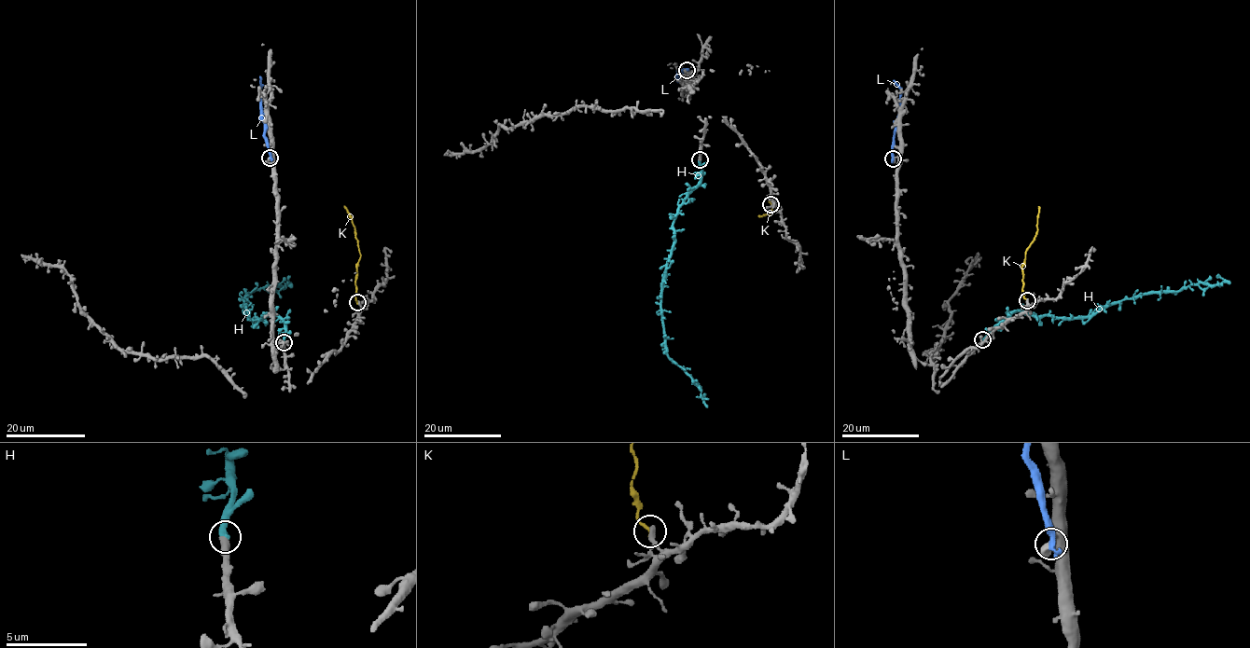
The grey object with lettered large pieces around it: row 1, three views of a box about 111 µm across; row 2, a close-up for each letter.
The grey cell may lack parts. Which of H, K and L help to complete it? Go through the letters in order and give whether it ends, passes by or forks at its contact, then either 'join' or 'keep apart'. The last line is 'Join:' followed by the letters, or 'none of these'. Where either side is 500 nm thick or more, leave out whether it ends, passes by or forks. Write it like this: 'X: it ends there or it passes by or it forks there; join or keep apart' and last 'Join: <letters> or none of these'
H: it ends there; join
K: it ends there; keep apart
L: keep apart
Join: H

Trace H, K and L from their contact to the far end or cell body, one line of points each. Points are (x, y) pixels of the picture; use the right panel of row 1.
H: (983, 339), (1015, 311), (1084, 318), (1143, 295), (1176, 292), (1200, 282), (1220, 283), (1224, 280), (1216, 275)
K: (1026, 300), (1023, 297), (1021, 265), (1036, 235), (1038, 206)
L: (893, 159), (892, 146), (900, 90), (894, 80)

